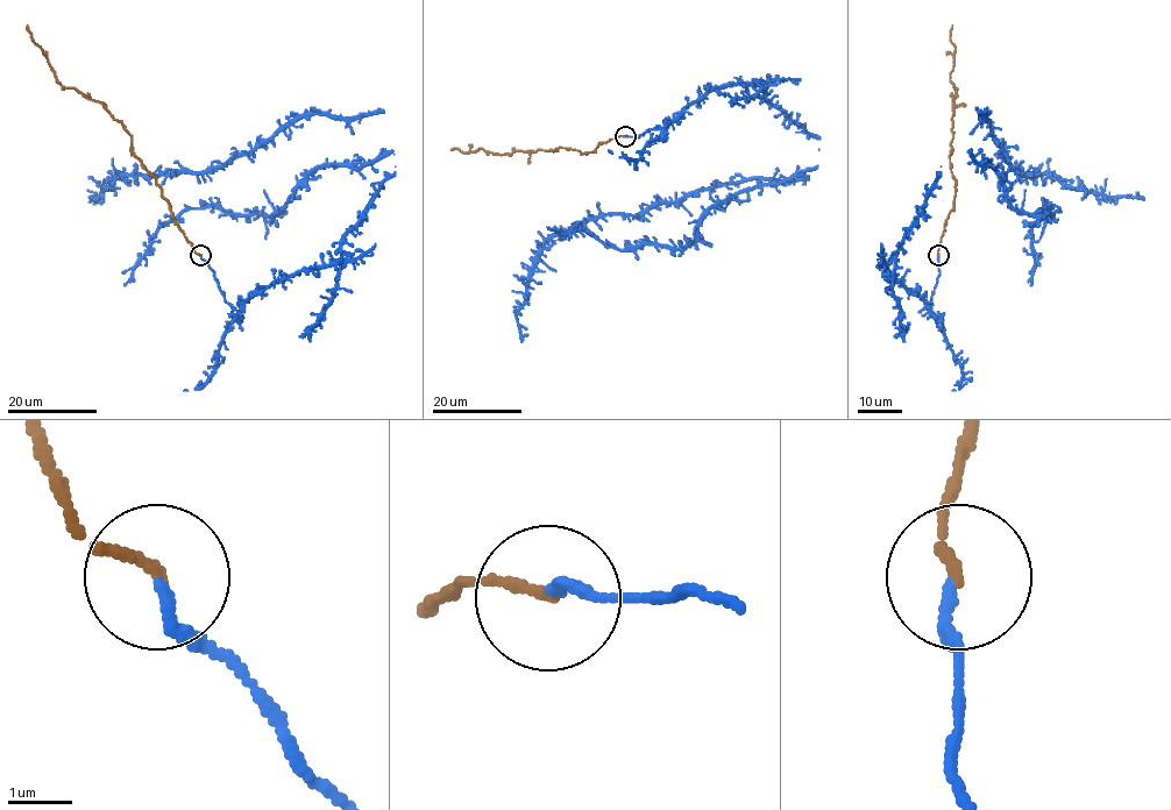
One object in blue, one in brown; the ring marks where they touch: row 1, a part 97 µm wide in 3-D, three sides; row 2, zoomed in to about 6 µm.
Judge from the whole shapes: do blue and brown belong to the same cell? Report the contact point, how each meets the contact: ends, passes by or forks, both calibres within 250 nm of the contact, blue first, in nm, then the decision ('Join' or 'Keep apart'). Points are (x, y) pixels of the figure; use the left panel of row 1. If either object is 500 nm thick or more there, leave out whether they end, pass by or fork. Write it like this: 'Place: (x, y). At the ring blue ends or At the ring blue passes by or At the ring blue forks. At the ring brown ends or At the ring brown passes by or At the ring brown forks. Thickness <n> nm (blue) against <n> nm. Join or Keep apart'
Place: (200, 255). At the ring blue ends. At the ring brown ends. Thickness 160 nm (blue) against 160 nm. Join

